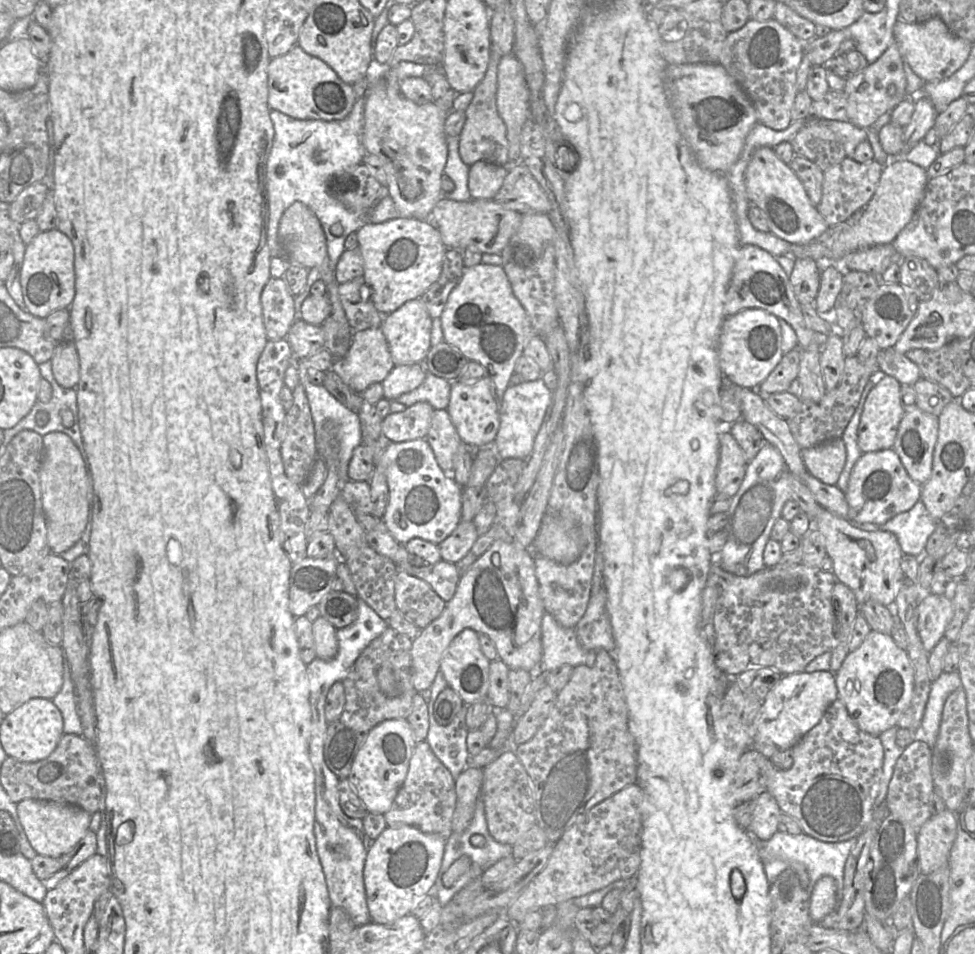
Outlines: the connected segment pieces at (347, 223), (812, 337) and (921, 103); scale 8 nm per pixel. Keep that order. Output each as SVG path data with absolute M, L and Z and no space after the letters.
M365 97L356 100L350 114L339 121L298 120L273 109L270 111L274 141L266 164L265 188L268 209L267 245L271 256L273 258L284 255L284 248L279 243L279 222L283 213L295 202L301 202L313 211L320 221L327 244L327 262L320 267L308 269L305 287L294 296L296 319L299 319L300 307L310 295L310 287L316 281L321 280L326 284L326 293L330 300L329 285L336 281L334 270L345 251L347 236L356 233L371 219L370 212L365 217L349 212L328 192L328 182L333 175L361 164L367 154L362 144L364 105Z
M741 245L738 251L727 290L724 318L748 308L759 308L785 320L795 331L801 349L807 349L811 344L818 344L822 349L826 342L827 336L806 325L789 275L772 254L755 245Z
M923 94L915 98L915 109L910 122L904 128L902 149L898 155L904 155L912 150L919 142L923 141L927 132L934 127L937 112L931 101Z

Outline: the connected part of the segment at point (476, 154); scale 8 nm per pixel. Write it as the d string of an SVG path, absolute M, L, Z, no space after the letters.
M491 51L490 61L481 82L472 91L473 98L464 110L466 120L459 135L458 152L461 160L468 166L486 161L495 165L507 165L509 150L507 130L504 121L497 111L497 69L502 56Z

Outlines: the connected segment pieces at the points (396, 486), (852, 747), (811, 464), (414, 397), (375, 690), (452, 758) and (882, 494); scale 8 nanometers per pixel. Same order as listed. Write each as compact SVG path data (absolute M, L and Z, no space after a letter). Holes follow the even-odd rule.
M363 436L362 444L373 450L375 466L383 466L389 499L380 519L398 543L404 545L410 539L418 537L439 544L453 532L461 522L463 487L453 477L445 474L425 439L394 443L384 436L377 440Z
M837 699L826 709L819 723L790 751L793 759L791 768L777 769L765 785L765 791L774 797L780 811L791 816L802 833L821 842L843 842L860 836L873 819L879 793L884 759L879 737L860 730L850 718L845 705Z
M841 438L801 449L801 458L807 472L829 485L836 485L846 457L846 446Z
M426 372L426 378L419 387L402 394L395 401L406 407L411 407L418 402L427 402L434 409L446 409L449 404L452 382Z
M387 627L378 637L373 639L361 652L359 657L352 665L348 675L342 684L345 693L345 706L341 716L332 723L328 723L323 754L327 767L339 778L348 777L352 763L361 745L365 741L369 731L379 723L389 719L407 719L412 709L412 699L416 694L411 682L411 647L413 639L401 634L391 627ZM382 667L390 667L399 682L400 694L396 697L385 695L378 684L377 672Z
M433 702L428 704L429 729L425 741L454 778L469 767L468 760L471 757L466 744L470 731L465 722L467 709L468 705L463 706L455 719L443 726L433 716Z
M892 448L863 453L851 471L845 492L849 519L856 525L881 526L897 514L910 510L920 500L921 490L922 485L909 476Z

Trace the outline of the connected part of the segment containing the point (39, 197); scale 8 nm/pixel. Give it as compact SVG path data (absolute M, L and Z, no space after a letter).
M36 182L25 188L16 199L9 204L9 216L16 223L35 220L41 211L48 192L43 182Z

